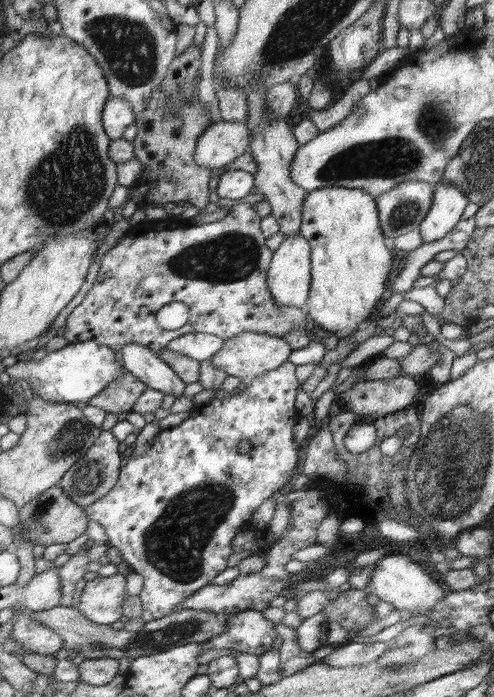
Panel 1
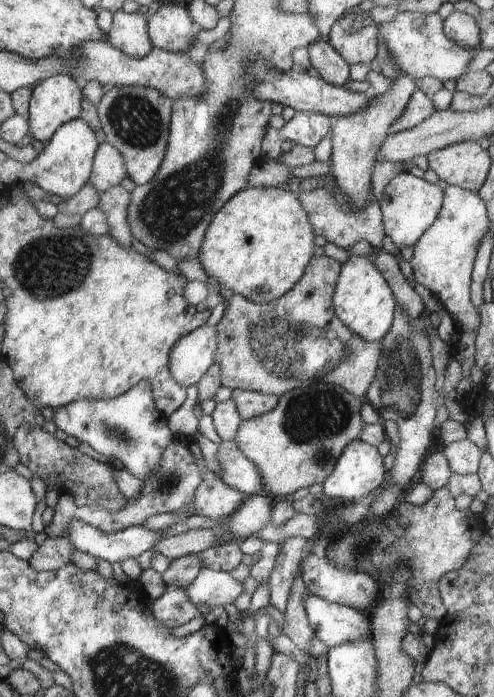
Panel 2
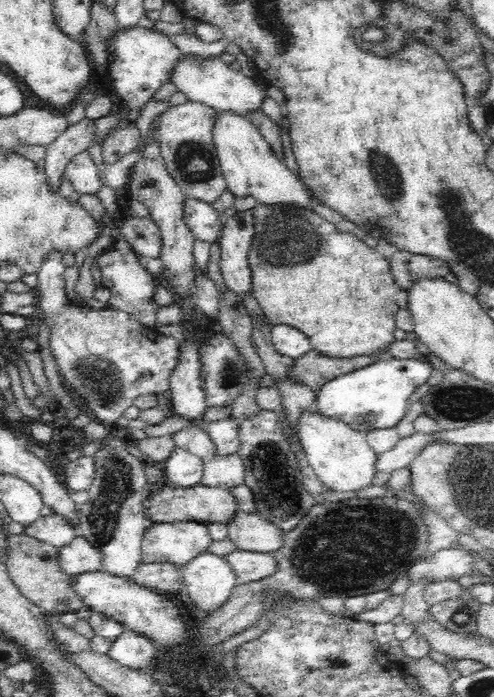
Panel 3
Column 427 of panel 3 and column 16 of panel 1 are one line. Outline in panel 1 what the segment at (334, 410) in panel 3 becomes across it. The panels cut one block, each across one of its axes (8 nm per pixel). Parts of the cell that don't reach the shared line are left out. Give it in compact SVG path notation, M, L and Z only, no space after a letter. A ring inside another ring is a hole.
M94 340L69 343L62 349L49 352L41 360L20 361L13 366L6 367L10 378L26 380L36 396L46 402L78 403L88 402L100 394L114 379L122 376L124 367L120 360L120 353L98 344Z

